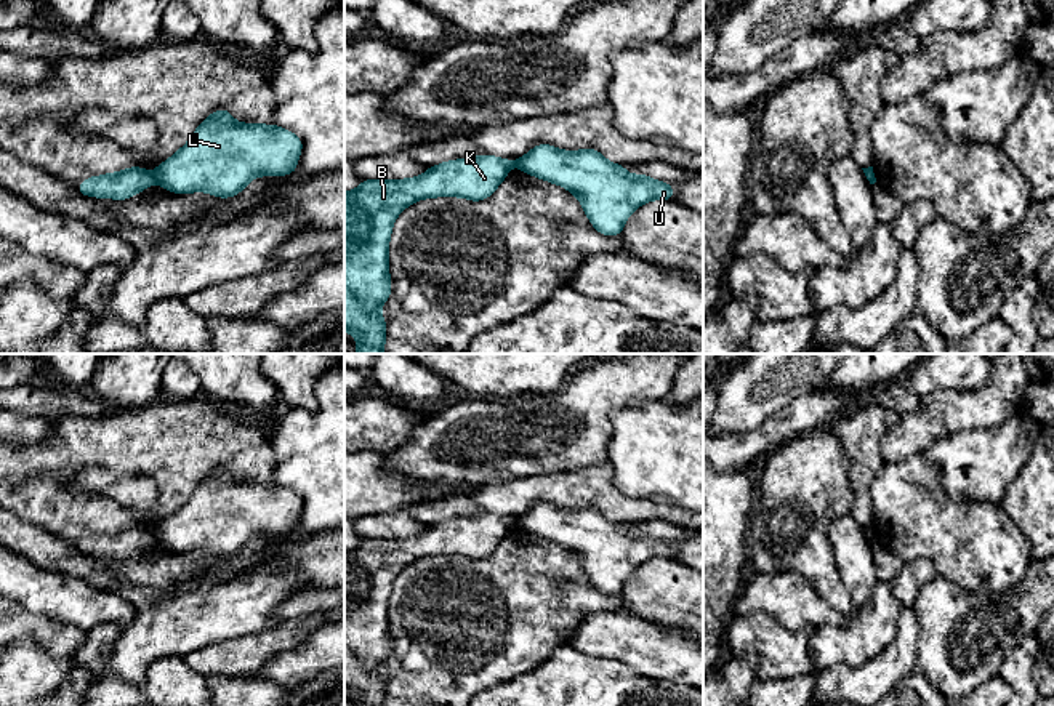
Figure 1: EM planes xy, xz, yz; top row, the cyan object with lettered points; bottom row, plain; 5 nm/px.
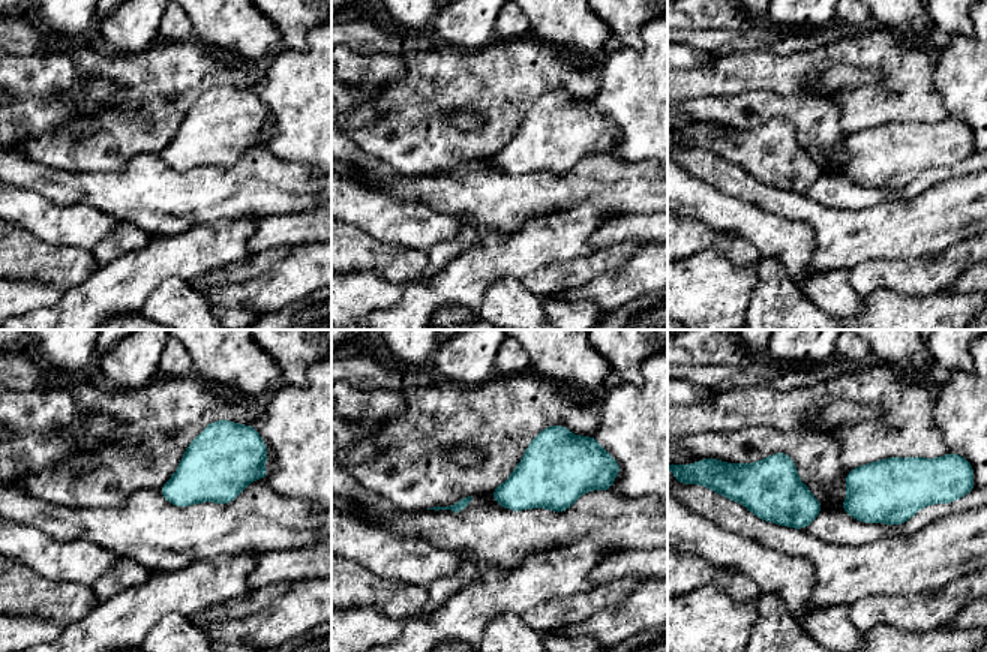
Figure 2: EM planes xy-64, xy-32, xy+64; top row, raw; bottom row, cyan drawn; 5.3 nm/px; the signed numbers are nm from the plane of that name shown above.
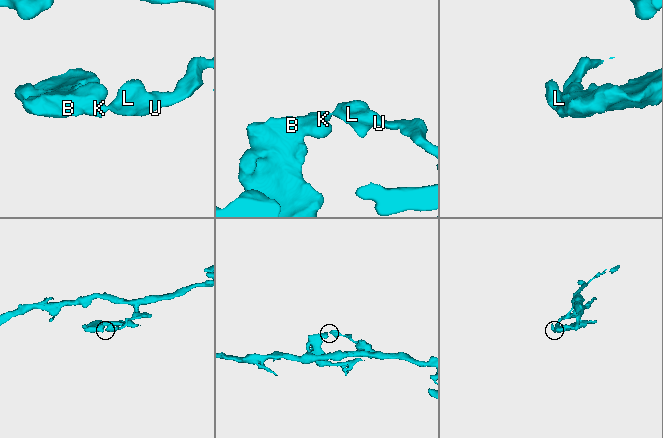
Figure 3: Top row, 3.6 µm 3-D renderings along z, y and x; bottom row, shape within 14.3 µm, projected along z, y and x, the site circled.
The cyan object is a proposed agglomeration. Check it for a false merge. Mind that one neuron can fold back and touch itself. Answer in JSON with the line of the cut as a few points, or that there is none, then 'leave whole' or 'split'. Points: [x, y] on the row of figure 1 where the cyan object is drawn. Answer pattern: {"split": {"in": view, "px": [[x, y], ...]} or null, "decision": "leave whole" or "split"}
{"split": {"in": "xy", "px": [[152, 173], [156, 180]]}, "decision": "split"}

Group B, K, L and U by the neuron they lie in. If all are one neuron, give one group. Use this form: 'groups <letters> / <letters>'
groups B K / L U

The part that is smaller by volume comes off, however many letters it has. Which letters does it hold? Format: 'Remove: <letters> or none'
Remove: B, K

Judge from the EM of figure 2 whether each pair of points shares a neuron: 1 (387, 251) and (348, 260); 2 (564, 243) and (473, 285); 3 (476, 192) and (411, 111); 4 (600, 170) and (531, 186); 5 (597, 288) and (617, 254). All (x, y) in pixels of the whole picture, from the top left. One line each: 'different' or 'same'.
1: same
2: same
3: different
4: same
5: different

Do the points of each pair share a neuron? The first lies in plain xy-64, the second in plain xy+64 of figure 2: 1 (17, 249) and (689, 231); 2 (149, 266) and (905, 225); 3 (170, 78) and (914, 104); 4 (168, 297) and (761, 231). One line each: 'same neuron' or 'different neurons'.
1: same neuron
2: same neuron
3: same neuron
4: same neuron

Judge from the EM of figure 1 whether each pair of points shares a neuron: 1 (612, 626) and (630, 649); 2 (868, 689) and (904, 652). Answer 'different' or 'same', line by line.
1: same
2: same

